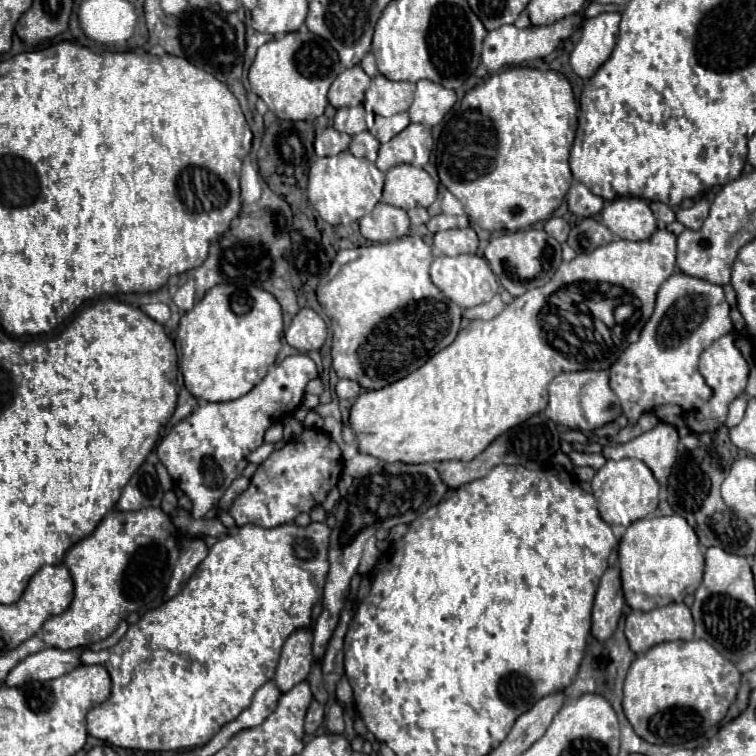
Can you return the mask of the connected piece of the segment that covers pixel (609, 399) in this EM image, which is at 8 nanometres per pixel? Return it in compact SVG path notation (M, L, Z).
M574 371L554 377L550 383L550 403L544 413L558 425L586 433L616 421L622 415L622 407L608 385L608 371Z

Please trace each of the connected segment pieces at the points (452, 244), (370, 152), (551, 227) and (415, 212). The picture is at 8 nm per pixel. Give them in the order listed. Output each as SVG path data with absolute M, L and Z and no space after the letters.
M472 227L466 229L448 229L438 231L434 235L434 257L440 255L460 255L460 253L476 253L478 237Z
M362 131L358 135L352 137L352 143L350 143L350 153L356 155L356 157L364 157L368 161L376 161L376 155L378 155L378 139L370 135L370 131Z
M550 217L544 225L544 231L554 237L556 241L564 243L568 239L568 233L570 233L570 225L564 221L564 219L558 219L558 217Z
M424 207L410 209L410 211L408 211L408 217L410 217L410 223L412 223L412 225L424 225L424 223L428 223L428 219L430 219L430 215L428 215L428 211L426 211Z

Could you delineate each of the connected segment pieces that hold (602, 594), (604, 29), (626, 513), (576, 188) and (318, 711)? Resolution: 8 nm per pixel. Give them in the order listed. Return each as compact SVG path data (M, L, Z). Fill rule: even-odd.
M608 567L600 579L598 593L592 611L592 635L606 641L618 627L618 619L624 607L624 593L620 581L620 569Z
M600 13L582 27L580 43L570 53L570 67L582 79L590 79L610 57L618 39L620 13Z
M620 459L620 461L606 461L592 479L592 493L598 501L600 517L608 525L622 525L628 527L630 523L648 517L658 507L658 493L660 485L654 479L652 471L640 459Z
M574 183L566 195L568 211L576 217L594 217L602 211L604 199L590 193L582 183Z
M312 701L310 707L308 707L308 715L306 715L304 731L306 731L308 735L316 733L318 727L322 725L322 719L324 719L324 707L322 707L318 701Z

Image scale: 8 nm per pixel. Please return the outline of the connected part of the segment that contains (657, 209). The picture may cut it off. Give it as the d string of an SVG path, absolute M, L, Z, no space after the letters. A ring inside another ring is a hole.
M650 203L650 209L652 209L654 217L660 223L672 223L674 221L674 211L668 205L664 205L664 203Z

